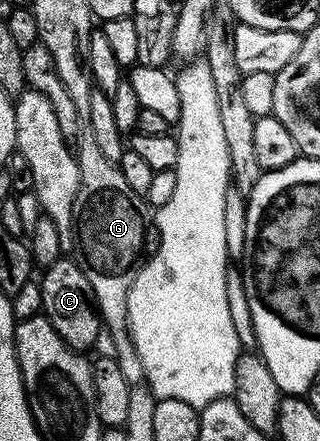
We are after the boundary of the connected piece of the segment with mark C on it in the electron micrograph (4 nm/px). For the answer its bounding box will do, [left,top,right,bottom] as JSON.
[40,257,103,352]

